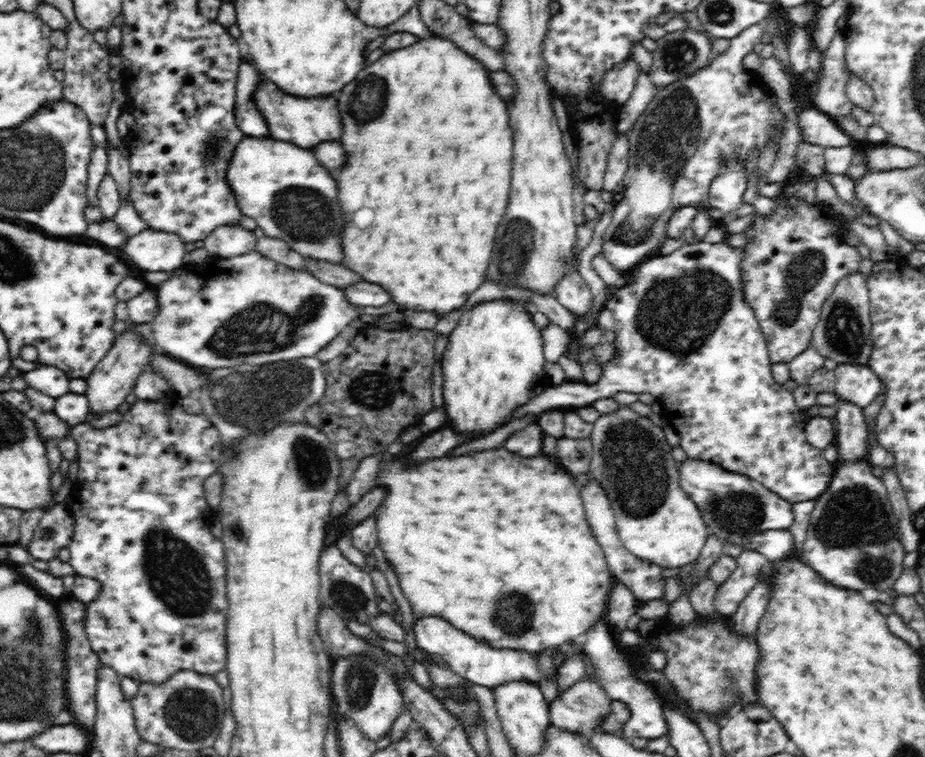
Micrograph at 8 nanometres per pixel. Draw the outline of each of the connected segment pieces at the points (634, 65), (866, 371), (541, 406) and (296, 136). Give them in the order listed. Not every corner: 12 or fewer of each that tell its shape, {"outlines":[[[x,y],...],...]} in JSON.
{"outlines":[[[631,57],[604,78],[602,93],[617,105],[635,89],[640,71]],[[839,364],[835,394],[861,409],[882,392],[866,366]],[[685,243],[604,308],[613,356],[526,414],[652,394],[688,459],[795,505],[835,464],[772,374],[744,247]],[[266,79],[253,98],[272,138],[312,148],[342,136],[332,95],[304,100]]]}

